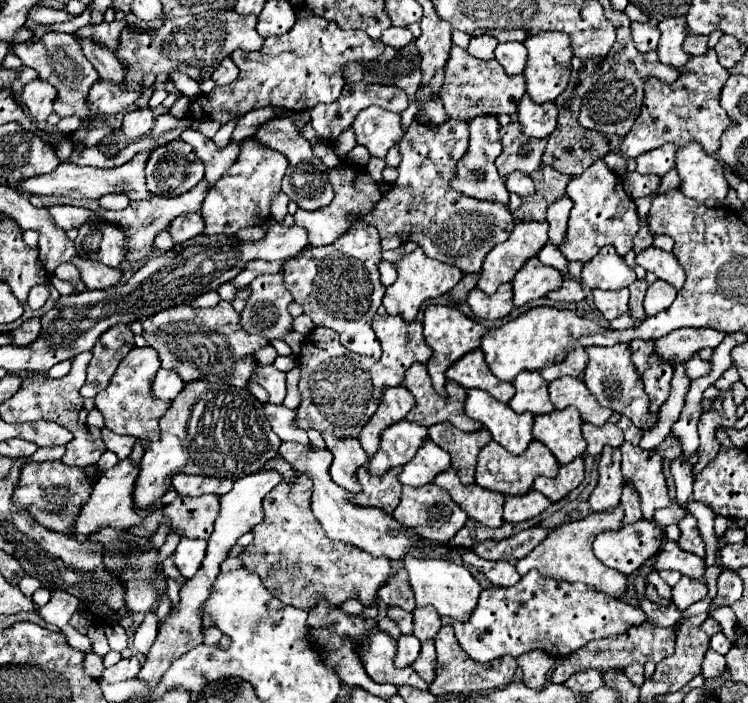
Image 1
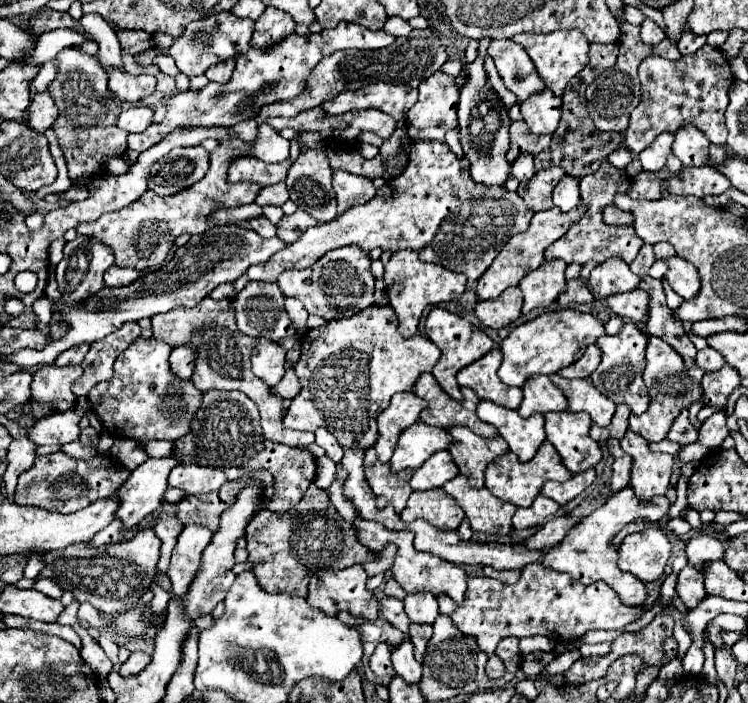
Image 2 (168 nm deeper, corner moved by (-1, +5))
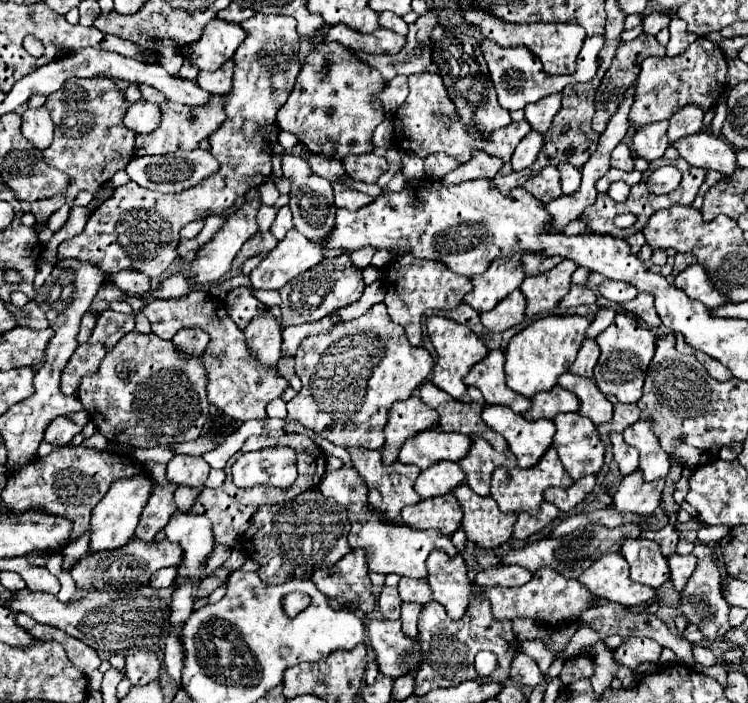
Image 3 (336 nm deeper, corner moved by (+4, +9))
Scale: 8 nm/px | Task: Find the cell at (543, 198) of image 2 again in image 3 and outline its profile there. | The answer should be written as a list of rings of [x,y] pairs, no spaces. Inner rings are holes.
[[[556,167],[542,169],[534,179],[528,179],[522,185],[528,193],[532,193],[540,203],[550,203],[562,195],[560,191],[560,173]]]

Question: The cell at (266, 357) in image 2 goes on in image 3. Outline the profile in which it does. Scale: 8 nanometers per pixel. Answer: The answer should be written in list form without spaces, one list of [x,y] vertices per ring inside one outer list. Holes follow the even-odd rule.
[[[270,311],[260,313],[246,329],[246,345],[258,363],[266,369],[274,369],[282,355],[282,331]]]

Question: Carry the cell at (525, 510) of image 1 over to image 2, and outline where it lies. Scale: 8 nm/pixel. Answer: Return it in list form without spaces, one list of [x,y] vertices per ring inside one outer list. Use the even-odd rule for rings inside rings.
[[[539,495],[535,499],[535,503],[527,509],[517,509],[515,517],[513,517],[513,527],[515,529],[527,529],[527,527],[535,527],[541,525],[549,515],[553,515],[559,509],[559,505],[551,499],[547,499],[545,495]]]

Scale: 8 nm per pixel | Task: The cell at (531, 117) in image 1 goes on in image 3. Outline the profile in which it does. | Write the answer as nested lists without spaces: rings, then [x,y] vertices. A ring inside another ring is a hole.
[[[554,93],[554,95],[548,95],[546,99],[540,99],[538,103],[530,103],[524,107],[526,121],[532,125],[534,131],[538,131],[538,133],[548,131],[554,115],[560,109],[560,99],[562,99],[562,95]]]

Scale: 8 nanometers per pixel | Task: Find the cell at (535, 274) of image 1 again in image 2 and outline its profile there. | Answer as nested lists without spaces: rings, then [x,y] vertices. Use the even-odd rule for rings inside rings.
[[[545,261],[539,269],[531,271],[523,283],[519,283],[525,305],[523,313],[529,313],[539,307],[549,307],[561,293],[567,291],[567,279],[565,279],[567,263],[563,261]]]

